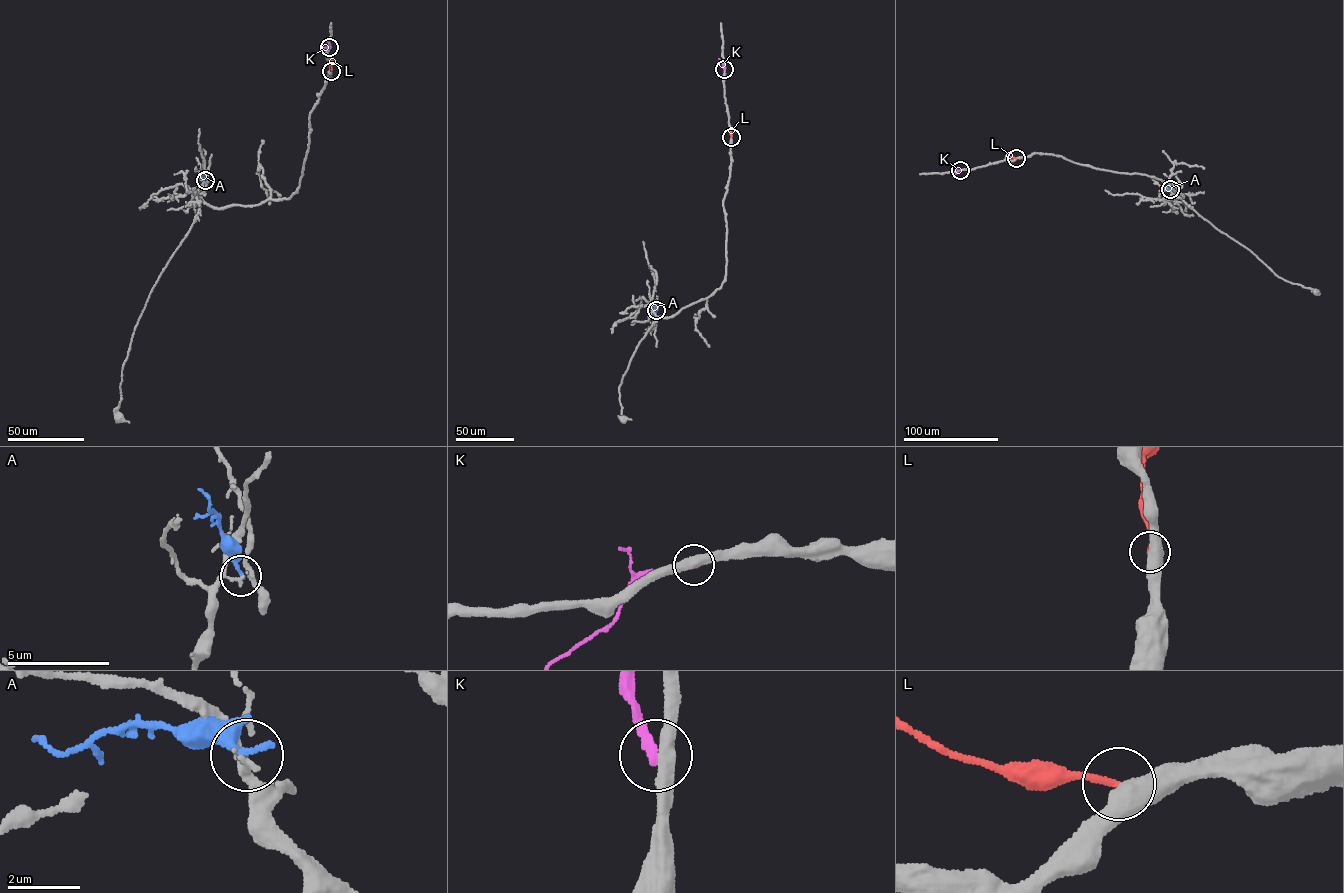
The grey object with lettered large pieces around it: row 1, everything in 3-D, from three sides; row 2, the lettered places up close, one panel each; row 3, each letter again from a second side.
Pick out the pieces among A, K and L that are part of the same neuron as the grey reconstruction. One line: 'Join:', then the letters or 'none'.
Join: none

